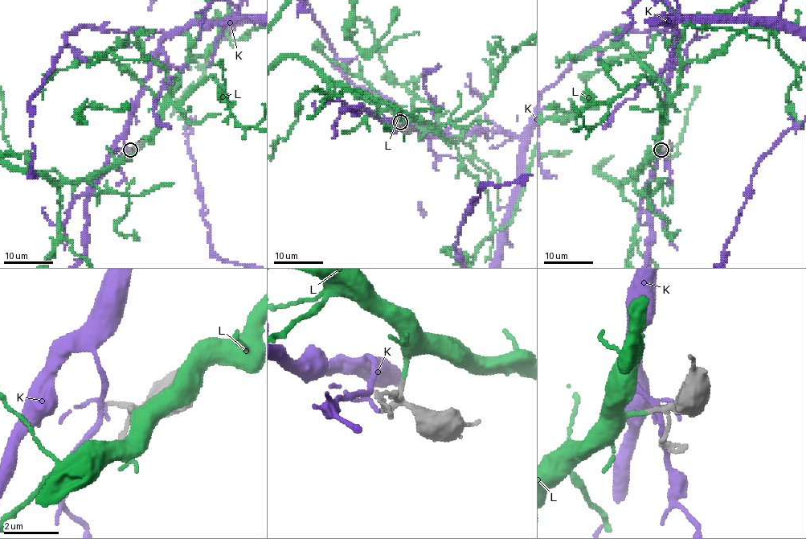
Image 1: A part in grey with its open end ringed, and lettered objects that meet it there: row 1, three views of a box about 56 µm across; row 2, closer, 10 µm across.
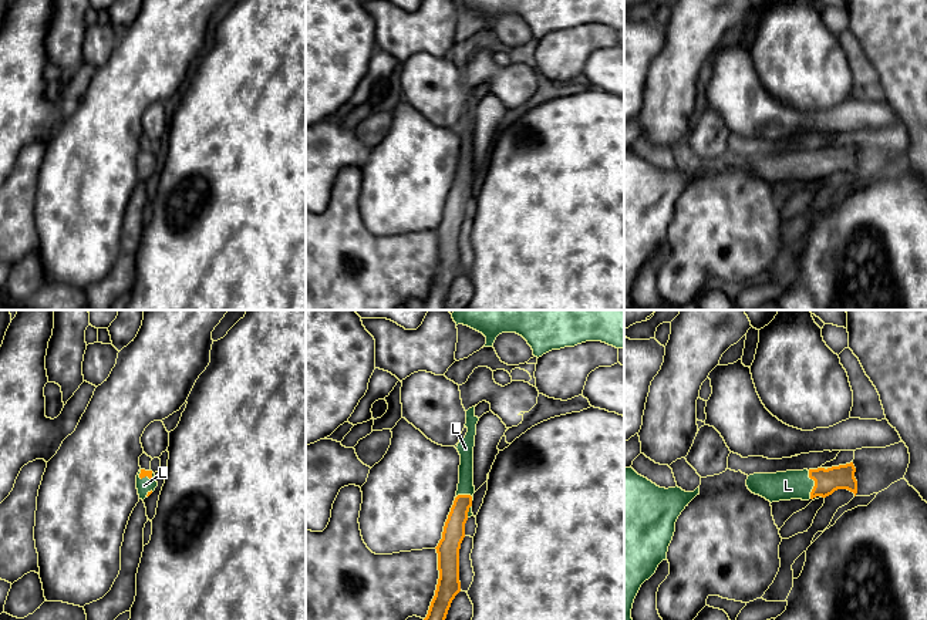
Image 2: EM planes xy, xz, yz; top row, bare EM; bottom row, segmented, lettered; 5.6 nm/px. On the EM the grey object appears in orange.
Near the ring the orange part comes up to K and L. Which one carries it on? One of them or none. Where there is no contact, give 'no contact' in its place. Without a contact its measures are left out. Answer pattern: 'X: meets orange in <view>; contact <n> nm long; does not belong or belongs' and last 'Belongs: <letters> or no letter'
K: no contact; does not belong
L: meets orange in yz; contact 160 nm long; belongs
Belongs: L

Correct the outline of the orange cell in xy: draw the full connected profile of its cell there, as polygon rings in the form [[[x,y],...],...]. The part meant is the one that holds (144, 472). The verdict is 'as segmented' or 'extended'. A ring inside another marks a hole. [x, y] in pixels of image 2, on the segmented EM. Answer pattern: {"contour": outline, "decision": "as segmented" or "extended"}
{"contour": [[[139,469],[136,475],[136,489],[139,499],[148,498],[158,486],[156,476],[152,471]]], "decision": "extended"}

